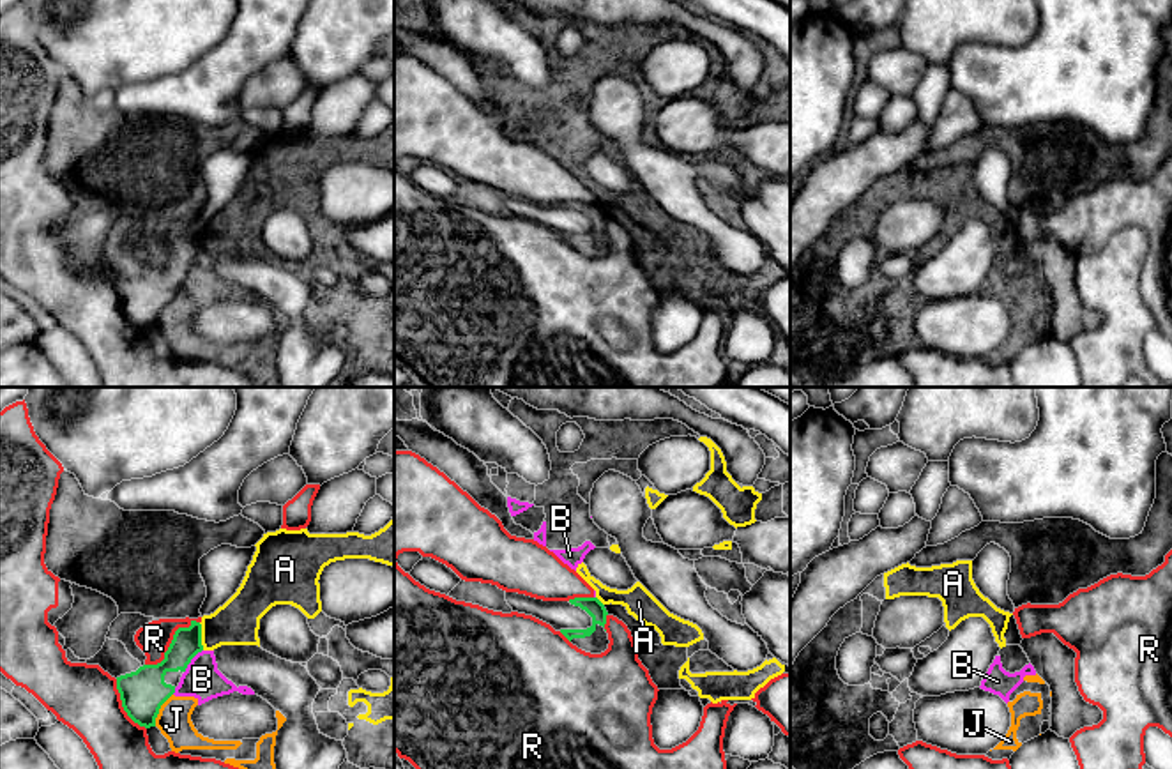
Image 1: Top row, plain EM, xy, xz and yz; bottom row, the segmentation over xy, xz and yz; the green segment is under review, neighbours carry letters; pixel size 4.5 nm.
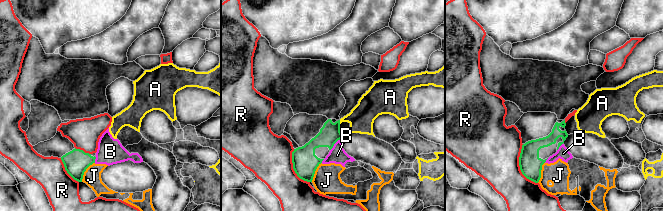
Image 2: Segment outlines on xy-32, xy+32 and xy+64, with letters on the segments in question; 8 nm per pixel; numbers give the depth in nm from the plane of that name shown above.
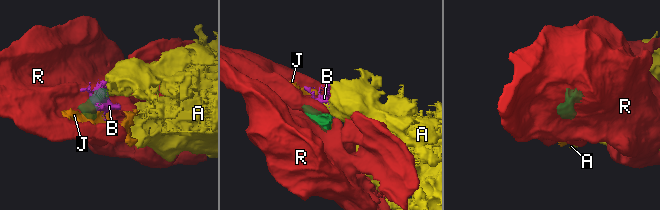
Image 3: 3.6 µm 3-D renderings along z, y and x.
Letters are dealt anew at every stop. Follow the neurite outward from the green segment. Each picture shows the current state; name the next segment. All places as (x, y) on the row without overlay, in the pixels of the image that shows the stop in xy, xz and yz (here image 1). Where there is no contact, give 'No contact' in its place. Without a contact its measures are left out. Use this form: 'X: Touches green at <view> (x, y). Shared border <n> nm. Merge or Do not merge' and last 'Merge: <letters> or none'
A: Touches green at xy (200, 241). Shared border 130 nm. Do not merge
B: Touches green at xy (190, 266). Shared border 140 nm. Do not merge
J: Touches green at xy (159, 312). Shared border 170 nm. Do not merge
R: Touches green at xy (172, 246). Shared border 320 nm. Do not merge
Merge: none

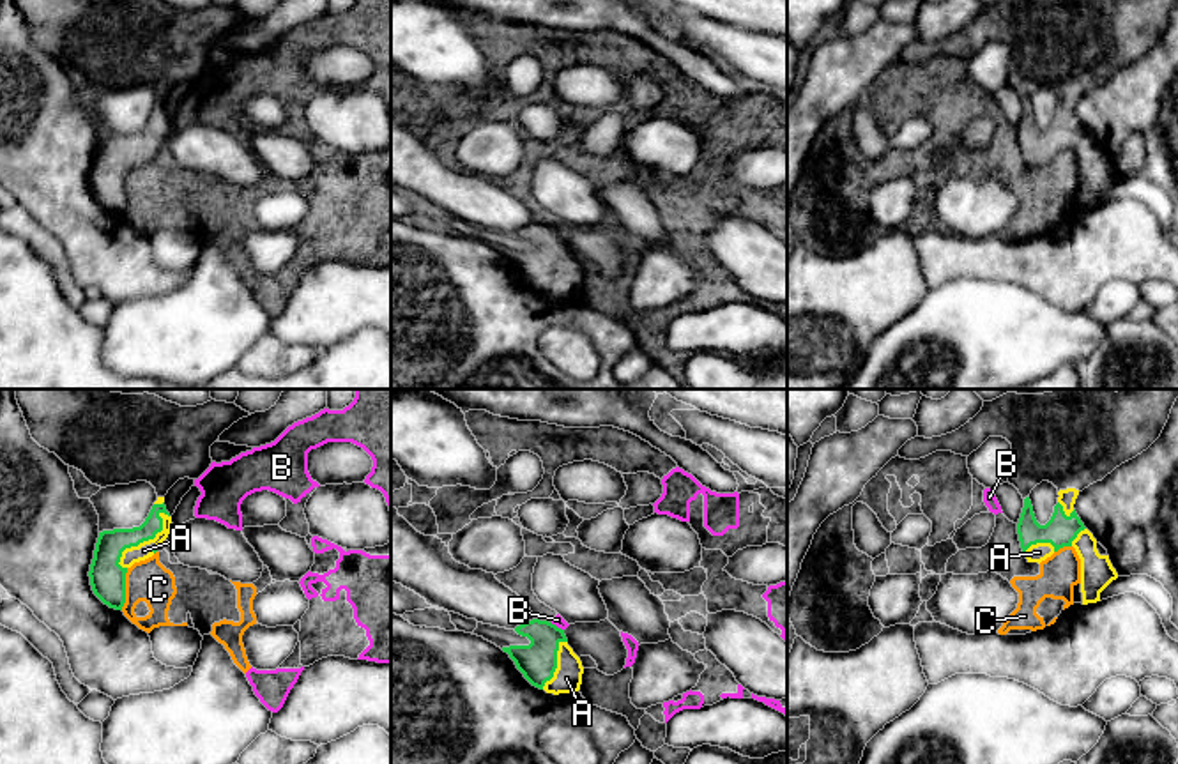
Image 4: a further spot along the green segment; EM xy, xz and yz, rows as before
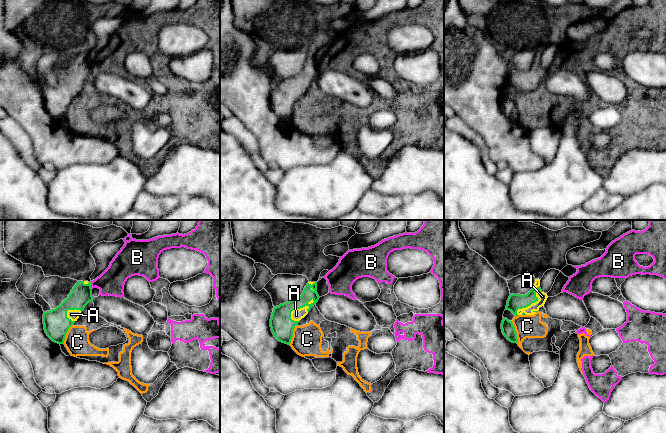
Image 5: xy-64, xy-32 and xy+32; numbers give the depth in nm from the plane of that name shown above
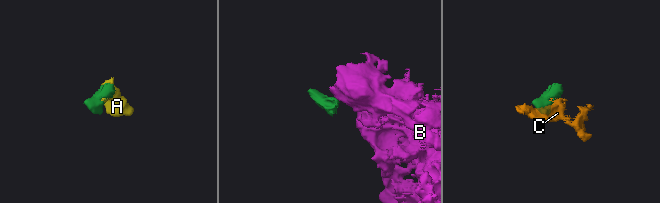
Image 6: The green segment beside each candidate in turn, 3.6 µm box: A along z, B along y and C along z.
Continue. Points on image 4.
A: Touches green at xy (144, 144). Shared border 320 nm. Merge
B: Touches green at xz (556, 230). Shared border 70 nm. Do not merge
C: Touches green at xy (124, 193). Shared border 190 nm. Do not merge
Merge: A

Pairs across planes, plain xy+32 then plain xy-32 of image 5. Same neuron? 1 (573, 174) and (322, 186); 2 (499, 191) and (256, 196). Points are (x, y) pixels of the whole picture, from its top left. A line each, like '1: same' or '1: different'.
1: same
2: same

